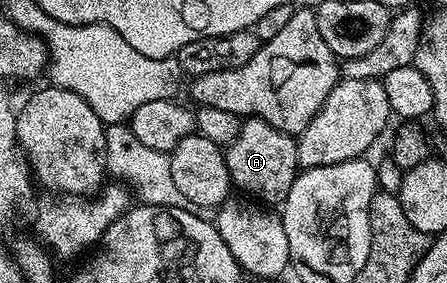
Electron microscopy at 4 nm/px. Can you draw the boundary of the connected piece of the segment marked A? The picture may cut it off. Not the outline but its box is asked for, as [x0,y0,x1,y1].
[225,118,301,206]

